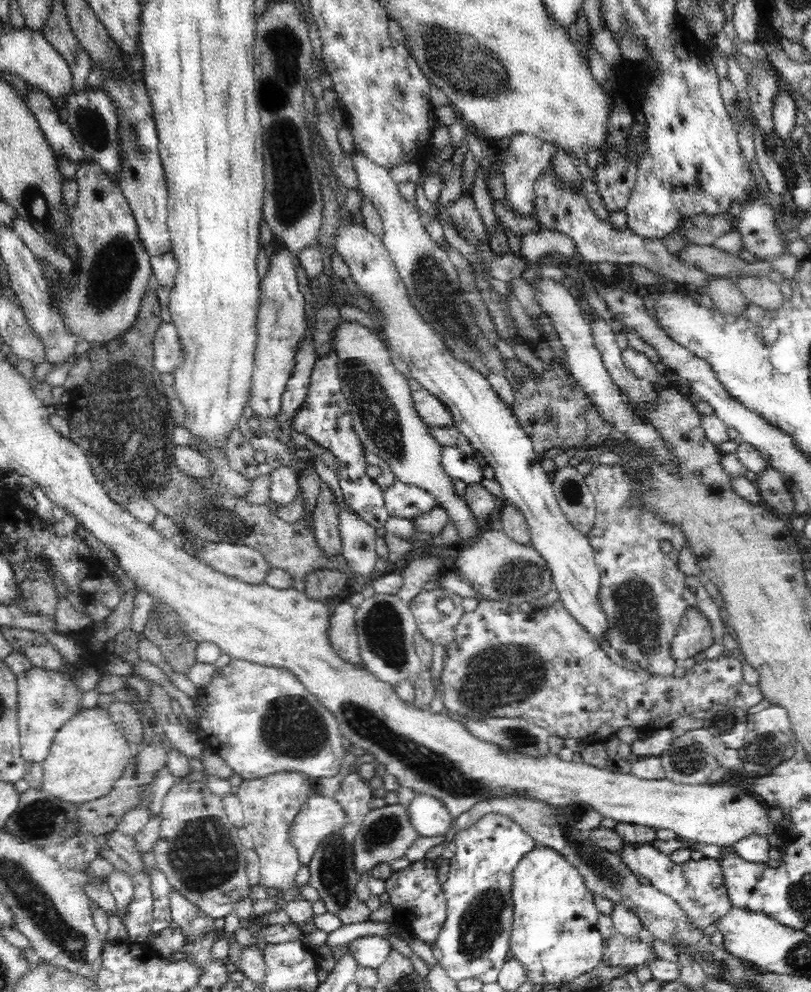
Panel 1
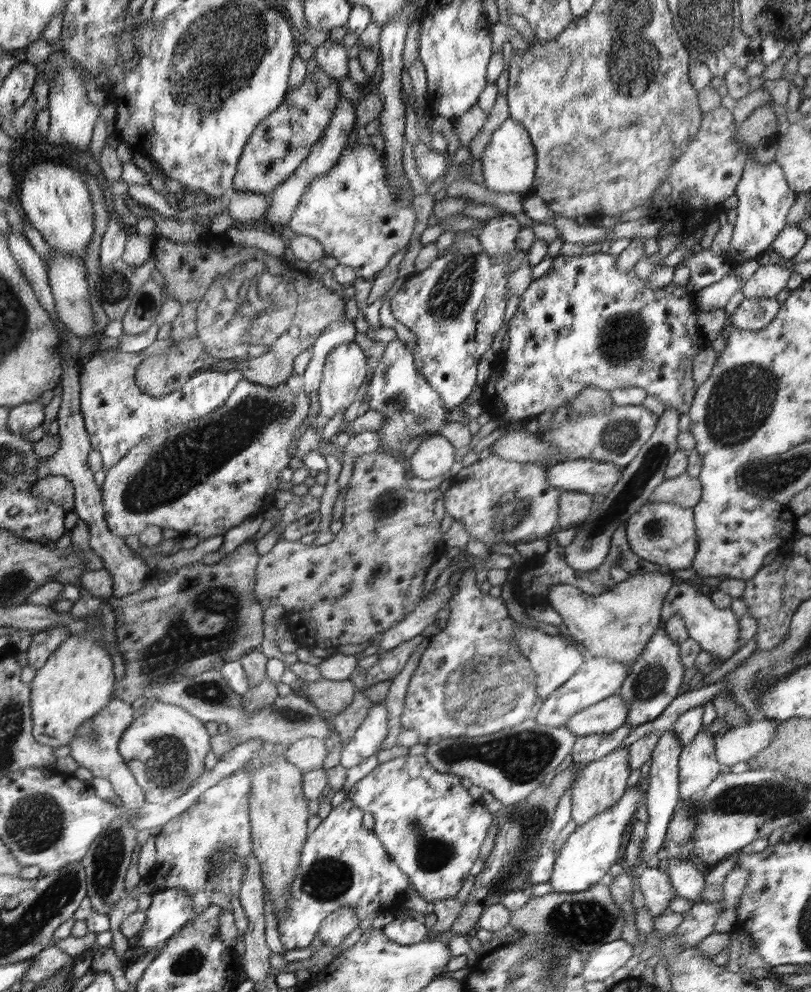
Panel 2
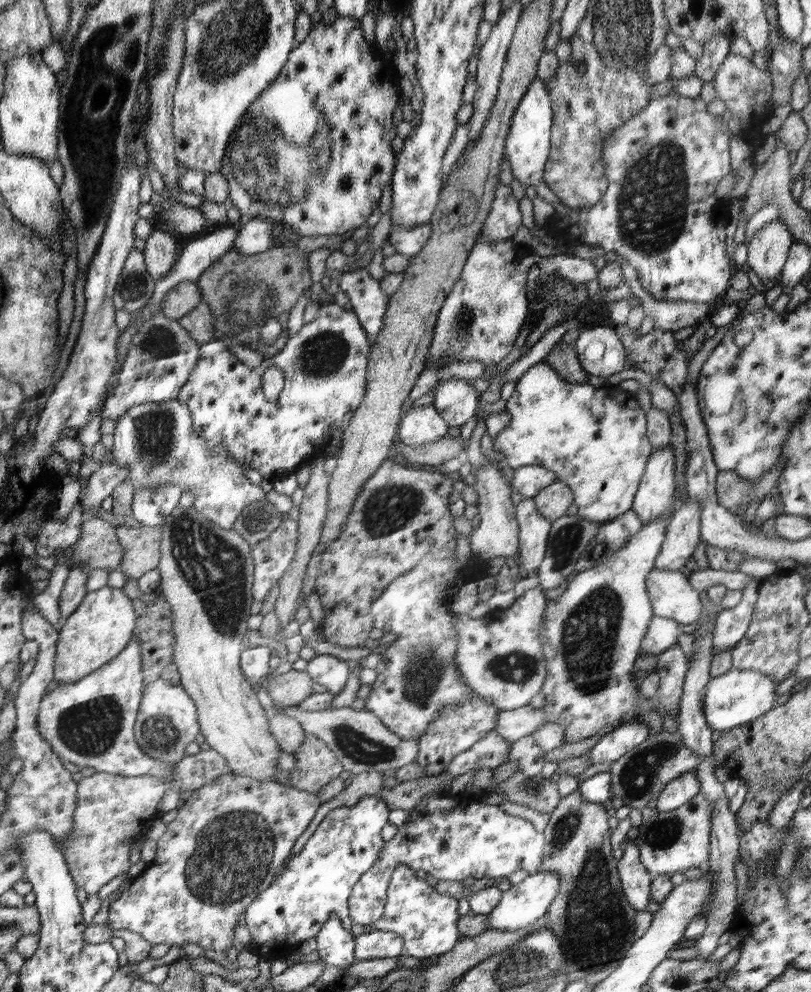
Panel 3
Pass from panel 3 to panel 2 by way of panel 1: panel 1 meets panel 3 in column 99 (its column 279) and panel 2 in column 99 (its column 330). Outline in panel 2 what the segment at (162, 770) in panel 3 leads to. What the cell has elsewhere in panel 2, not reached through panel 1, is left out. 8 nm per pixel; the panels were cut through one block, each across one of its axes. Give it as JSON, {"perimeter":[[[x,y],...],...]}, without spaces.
{"perimeter":[[[114,698],[104,710],[101,710],[90,721],[86,721],[67,745],[70,746],[69,755],[78,762],[79,766],[88,768],[94,777],[106,778],[111,782],[124,809],[138,812],[144,807],[146,792],[136,782],[126,765],[125,758],[119,753],[119,742],[124,732],[130,728],[131,722],[135,720],[134,712],[130,703]]]}

